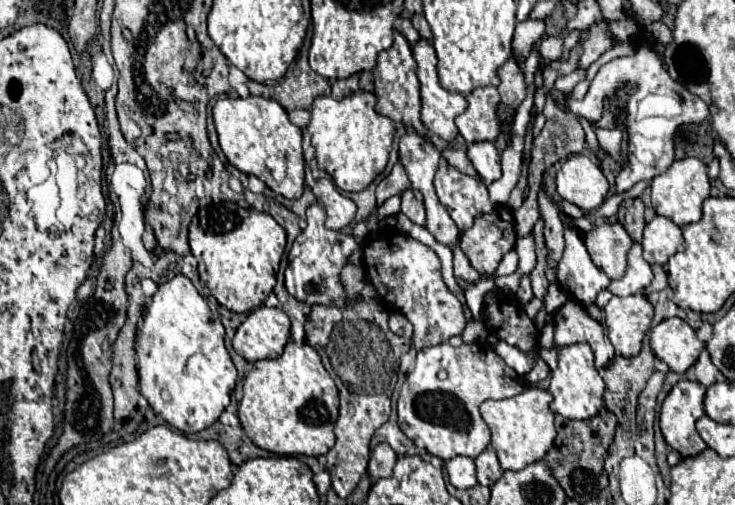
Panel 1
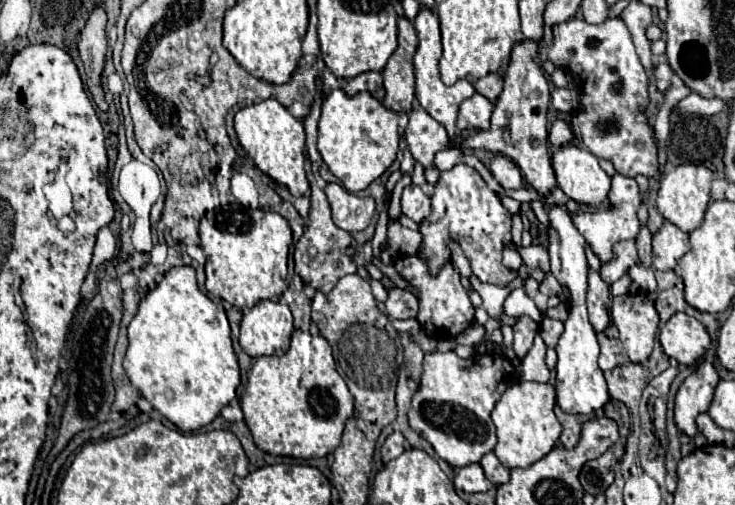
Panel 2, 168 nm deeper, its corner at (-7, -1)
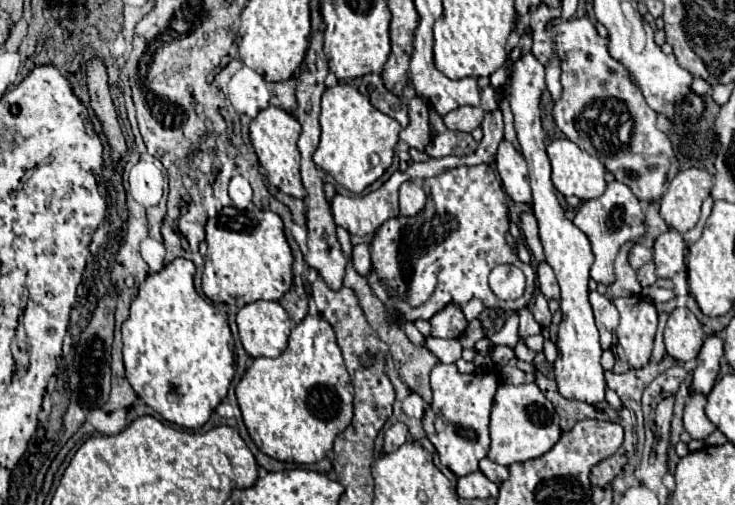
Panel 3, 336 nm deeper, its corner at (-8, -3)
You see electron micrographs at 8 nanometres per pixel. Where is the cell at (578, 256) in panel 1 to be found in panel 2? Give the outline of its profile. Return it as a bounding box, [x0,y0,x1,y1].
[587,269,611,333]

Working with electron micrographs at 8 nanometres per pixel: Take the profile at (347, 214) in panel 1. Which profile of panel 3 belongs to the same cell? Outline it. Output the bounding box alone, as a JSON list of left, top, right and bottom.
[330,171,408,235]

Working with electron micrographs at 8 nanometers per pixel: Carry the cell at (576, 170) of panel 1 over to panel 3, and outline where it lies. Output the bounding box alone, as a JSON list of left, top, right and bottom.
[548,139,606,201]

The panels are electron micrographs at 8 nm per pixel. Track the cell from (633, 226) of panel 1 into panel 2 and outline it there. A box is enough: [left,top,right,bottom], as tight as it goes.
[635,227,653,269]

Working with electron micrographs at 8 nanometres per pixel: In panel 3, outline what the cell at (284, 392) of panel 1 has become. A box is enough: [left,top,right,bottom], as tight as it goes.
[236,315,354,463]

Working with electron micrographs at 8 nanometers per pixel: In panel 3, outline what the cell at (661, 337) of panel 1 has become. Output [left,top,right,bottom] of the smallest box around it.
[664,307,706,361]

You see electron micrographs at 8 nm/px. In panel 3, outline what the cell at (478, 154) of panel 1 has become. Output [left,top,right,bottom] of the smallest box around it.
[496,141,532,203]

